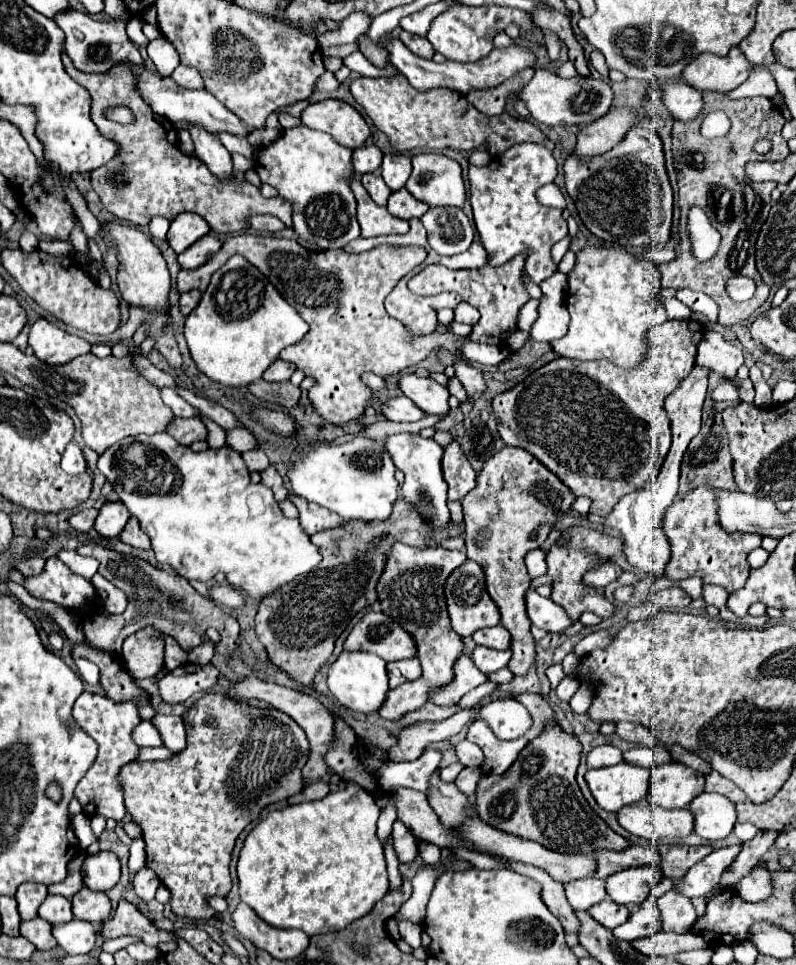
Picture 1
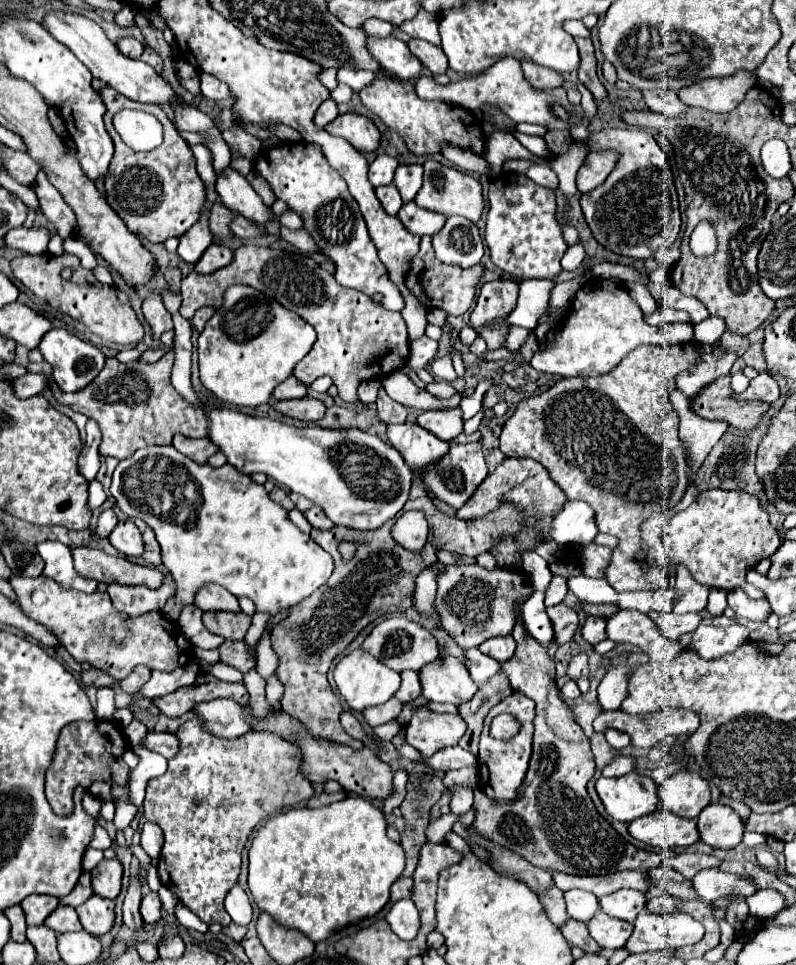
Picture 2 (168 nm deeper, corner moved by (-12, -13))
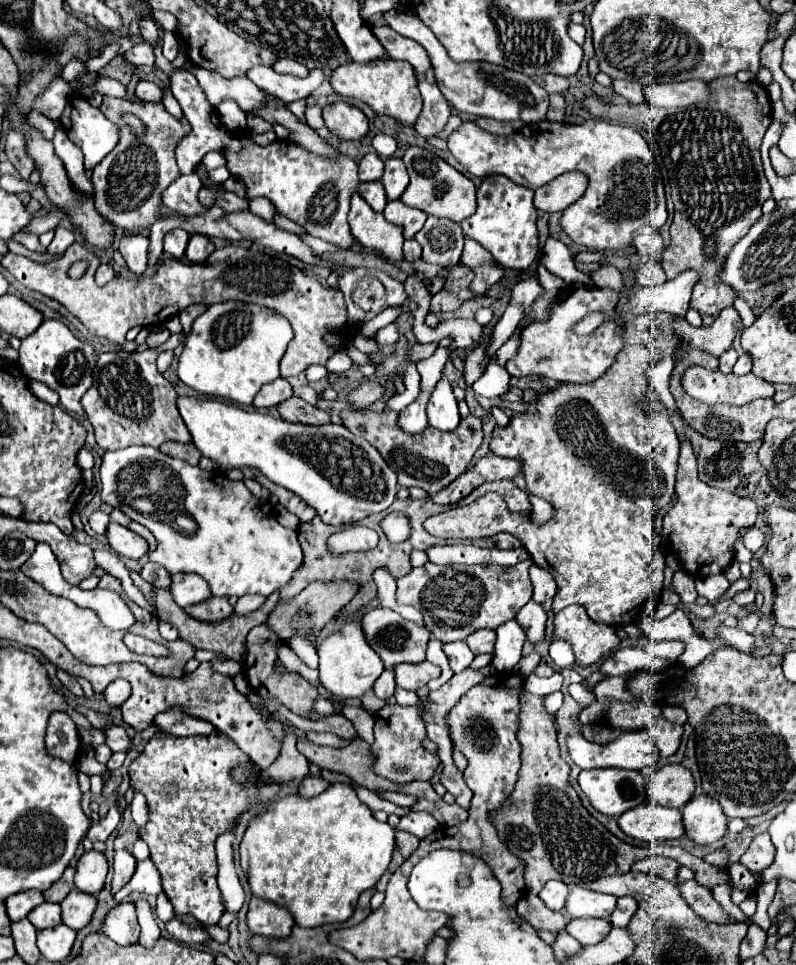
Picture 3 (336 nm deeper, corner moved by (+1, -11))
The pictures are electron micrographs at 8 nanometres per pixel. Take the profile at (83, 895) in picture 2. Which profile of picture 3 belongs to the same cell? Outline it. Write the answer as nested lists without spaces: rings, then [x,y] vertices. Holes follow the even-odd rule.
[[[68,866],[65,869],[65,873],[63,873],[63,877],[61,877],[61,881],[57,881],[57,885],[49,887],[43,893],[45,895],[45,901],[49,901],[49,903],[61,903],[69,895],[69,891],[75,889],[74,875],[75,866]]]

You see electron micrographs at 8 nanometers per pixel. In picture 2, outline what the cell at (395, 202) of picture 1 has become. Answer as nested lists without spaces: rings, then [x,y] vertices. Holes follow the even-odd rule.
[[[414,201],[402,205],[402,209],[398,211],[398,219],[410,233],[420,235],[420,237],[438,233],[446,221],[446,217],[442,217],[442,213],[432,213],[428,209],[422,209]]]

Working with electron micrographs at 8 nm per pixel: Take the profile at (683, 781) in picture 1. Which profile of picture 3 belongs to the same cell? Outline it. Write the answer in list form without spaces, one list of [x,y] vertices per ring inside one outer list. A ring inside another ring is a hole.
[[[665,765],[649,775],[647,801],[651,805],[665,805],[681,809],[695,791],[693,775],[683,765]]]

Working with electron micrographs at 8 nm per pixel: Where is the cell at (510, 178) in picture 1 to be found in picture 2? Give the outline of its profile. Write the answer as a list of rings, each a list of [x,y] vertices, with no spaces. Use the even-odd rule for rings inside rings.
[[[500,175],[492,179],[488,191],[490,211],[486,217],[484,241],[494,265],[516,277],[554,277],[562,271],[560,259],[568,245],[556,221],[556,197],[552,189],[540,187],[526,177]]]

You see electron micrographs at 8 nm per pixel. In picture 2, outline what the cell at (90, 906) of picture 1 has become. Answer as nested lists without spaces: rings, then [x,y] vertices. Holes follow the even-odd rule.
[[[92,895],[90,899],[86,899],[86,903],[82,903],[76,909],[76,913],[84,931],[96,937],[108,933],[114,925],[114,901],[102,899],[98,895]]]

